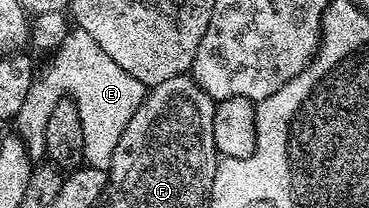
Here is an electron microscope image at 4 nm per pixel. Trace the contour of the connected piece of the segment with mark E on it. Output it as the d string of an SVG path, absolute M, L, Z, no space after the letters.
M77 27L69 30L58 49L49 54L48 60L50 62L43 69L41 66L35 76L28 99L24 99L24 107L20 107L16 118L17 132L26 144L27 154L34 159L46 157L48 115L52 115L52 107L68 95L78 109L82 124L85 164L91 169L106 169L116 151L116 143L120 143L120 135L124 135L124 127L128 127L128 119L136 115L136 107L140 107L147 95L147 86L142 85L140 79L132 79L124 67L112 63L100 43L96 43L88 31Z

